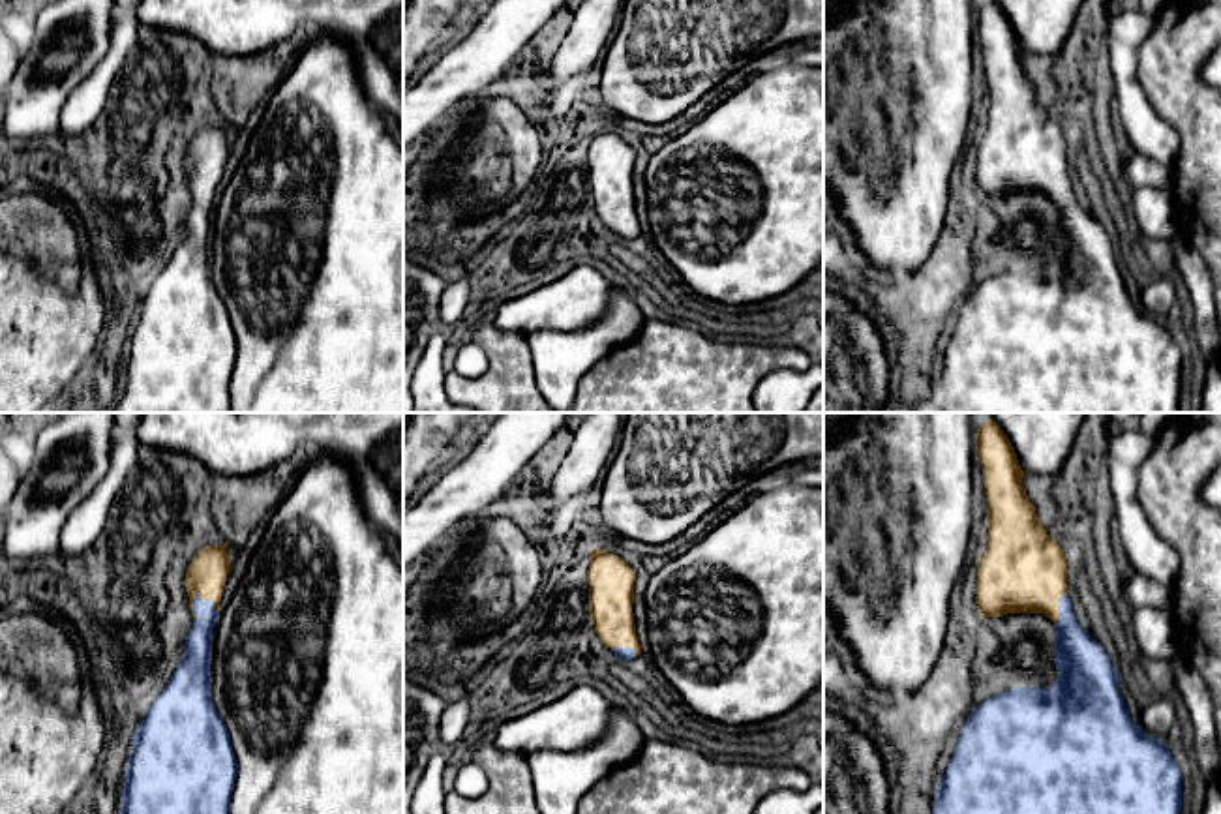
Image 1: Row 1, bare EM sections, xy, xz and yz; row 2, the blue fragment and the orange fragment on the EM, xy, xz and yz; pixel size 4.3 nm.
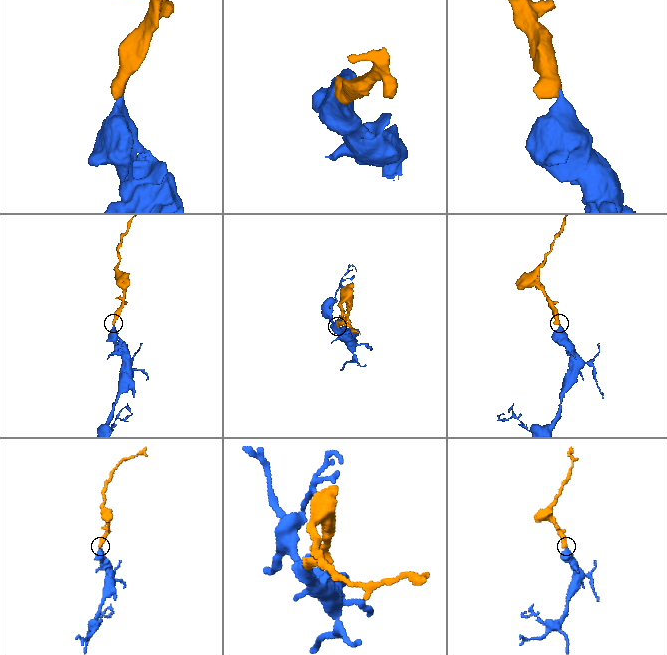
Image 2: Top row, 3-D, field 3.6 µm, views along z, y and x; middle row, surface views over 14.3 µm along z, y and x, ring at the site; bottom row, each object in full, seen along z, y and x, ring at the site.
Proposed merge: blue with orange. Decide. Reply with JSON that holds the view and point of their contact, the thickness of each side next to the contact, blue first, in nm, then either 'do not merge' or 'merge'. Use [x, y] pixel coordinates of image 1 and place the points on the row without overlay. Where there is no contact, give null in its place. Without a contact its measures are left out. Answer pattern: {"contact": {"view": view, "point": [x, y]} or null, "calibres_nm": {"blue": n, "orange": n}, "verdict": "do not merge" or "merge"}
{"contact": {"view": "xy", "point": [207, 180]}, "calibres_nm": {"blue": 130, "orange": 170}, "verdict": "merge"}

